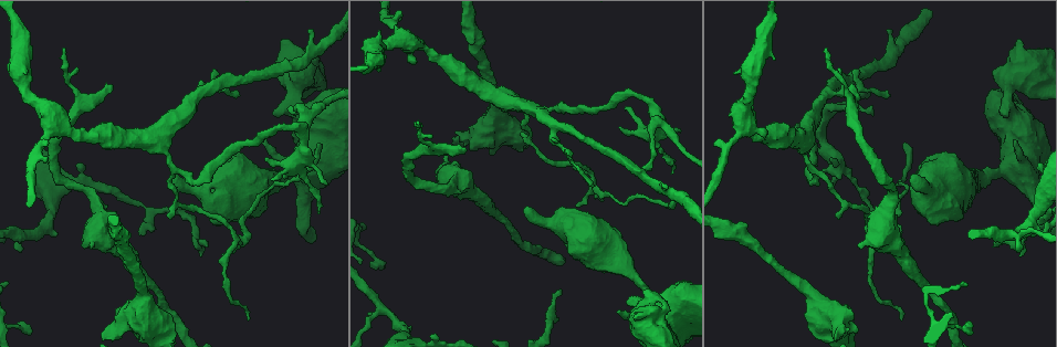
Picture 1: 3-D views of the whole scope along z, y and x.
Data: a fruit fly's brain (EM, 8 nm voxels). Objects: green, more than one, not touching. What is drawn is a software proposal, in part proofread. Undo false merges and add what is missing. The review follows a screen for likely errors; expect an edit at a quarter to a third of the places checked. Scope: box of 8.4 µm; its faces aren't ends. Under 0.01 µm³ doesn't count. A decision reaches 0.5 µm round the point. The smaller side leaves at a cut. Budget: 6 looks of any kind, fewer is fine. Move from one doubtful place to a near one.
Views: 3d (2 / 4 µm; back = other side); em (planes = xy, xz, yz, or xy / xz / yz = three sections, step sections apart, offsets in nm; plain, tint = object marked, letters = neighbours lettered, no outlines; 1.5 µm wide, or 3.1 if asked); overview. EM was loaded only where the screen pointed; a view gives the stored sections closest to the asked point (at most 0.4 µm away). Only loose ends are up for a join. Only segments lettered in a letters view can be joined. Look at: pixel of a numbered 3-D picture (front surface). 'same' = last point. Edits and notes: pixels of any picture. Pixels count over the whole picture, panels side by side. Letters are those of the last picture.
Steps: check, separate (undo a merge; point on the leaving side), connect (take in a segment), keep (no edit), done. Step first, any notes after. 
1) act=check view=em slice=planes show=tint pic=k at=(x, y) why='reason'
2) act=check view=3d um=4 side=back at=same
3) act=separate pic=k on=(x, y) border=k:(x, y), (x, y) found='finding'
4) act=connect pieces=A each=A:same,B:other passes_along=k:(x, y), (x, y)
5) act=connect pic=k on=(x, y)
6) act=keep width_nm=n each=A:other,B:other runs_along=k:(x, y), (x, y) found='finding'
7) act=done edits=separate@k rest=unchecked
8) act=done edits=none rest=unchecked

act=check view=em um=3.1 slice=xz step=16 show=tint pic=1 at=(98, 211) why='calibre changes'

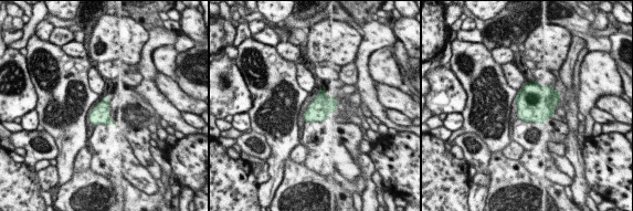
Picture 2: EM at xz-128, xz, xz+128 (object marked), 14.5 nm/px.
act=check view=em um=3.1 slice=planes show=letters at=same why='another direction'

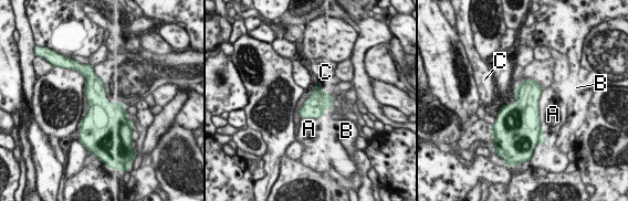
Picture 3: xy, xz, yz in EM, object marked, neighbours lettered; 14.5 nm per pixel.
act=keep each=A:other,B:other,C:other border=3:(542, 88), (538, 118), (544, 135) found='one neuron here'

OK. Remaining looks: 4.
act=check view=em slice=planes show=letters pic=1 at=(817, 174) why='three arms meet'

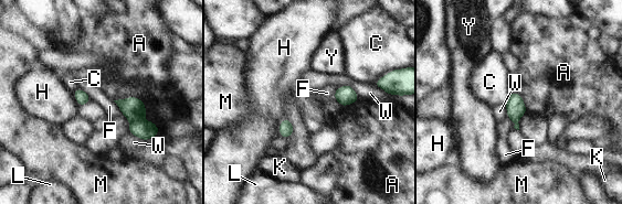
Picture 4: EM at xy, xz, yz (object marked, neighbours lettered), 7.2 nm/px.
act=separate pic=4 on=(145, 130) width_nm=90 each=A:other,C:other,F:other,H:other,K:other,L:other,M:other,W:other,Y:other border=4:(140, 119), (130, 124) found='two neurons meet here'

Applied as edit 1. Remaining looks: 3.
act=check view=overview why='see it whole again'

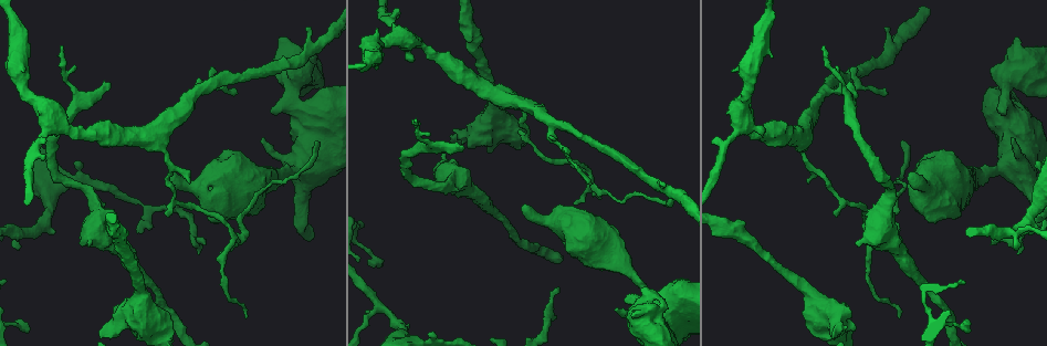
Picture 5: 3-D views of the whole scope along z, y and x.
act=check view=em slice=planes show=letters pic=5 at=(458, 147) why='branch stops here'

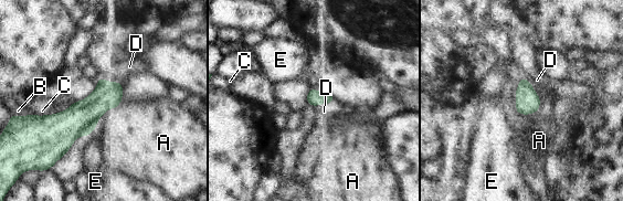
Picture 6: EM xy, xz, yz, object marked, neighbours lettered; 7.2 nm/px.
act=connect pieces=D each=A:other,B:other,C:other,D:same,E:other passes_along=6:(527, 101), (532, 87), (537, 80) found='the neuron continues'

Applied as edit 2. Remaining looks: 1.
act=done edits=separate@4,connect@6 rest=unchecked

